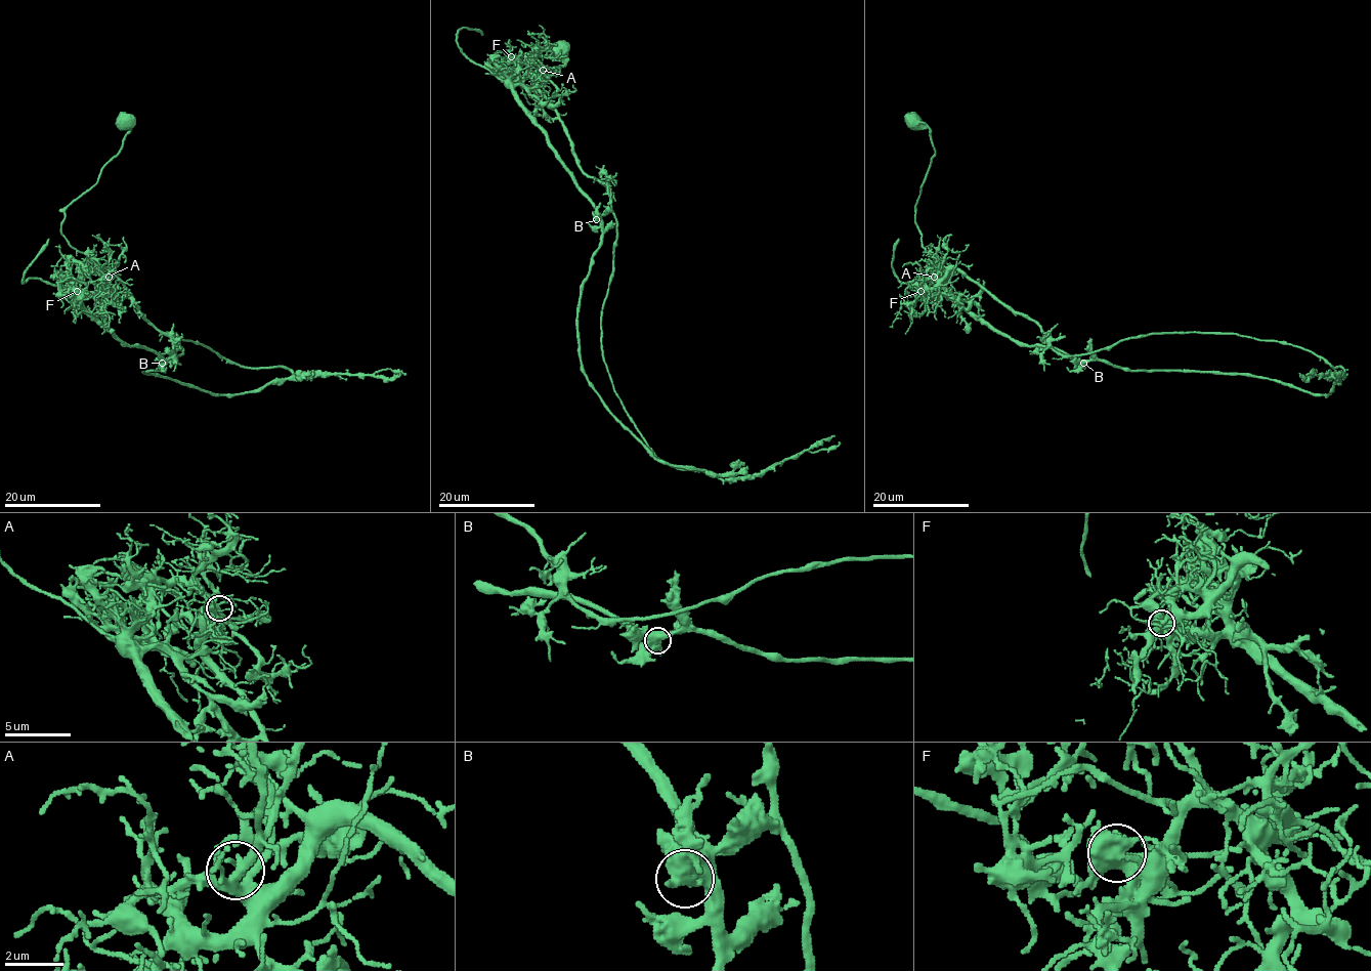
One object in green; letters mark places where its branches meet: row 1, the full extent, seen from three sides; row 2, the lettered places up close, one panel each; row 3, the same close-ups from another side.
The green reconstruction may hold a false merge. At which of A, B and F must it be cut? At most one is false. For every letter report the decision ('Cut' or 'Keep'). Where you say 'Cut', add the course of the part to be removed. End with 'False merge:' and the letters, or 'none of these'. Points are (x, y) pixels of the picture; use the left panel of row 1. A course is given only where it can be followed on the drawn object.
A: Keep
B: Keep
F: Cut. Course of the part to remove: (77, 291), (123, 344), (167, 361), (143, 372), (224, 394), (314, 373)
False merge: F

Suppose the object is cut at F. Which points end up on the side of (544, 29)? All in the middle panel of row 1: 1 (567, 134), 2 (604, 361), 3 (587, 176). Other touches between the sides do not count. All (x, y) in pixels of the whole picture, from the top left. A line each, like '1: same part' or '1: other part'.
1: same part
2: same part
3: same part

